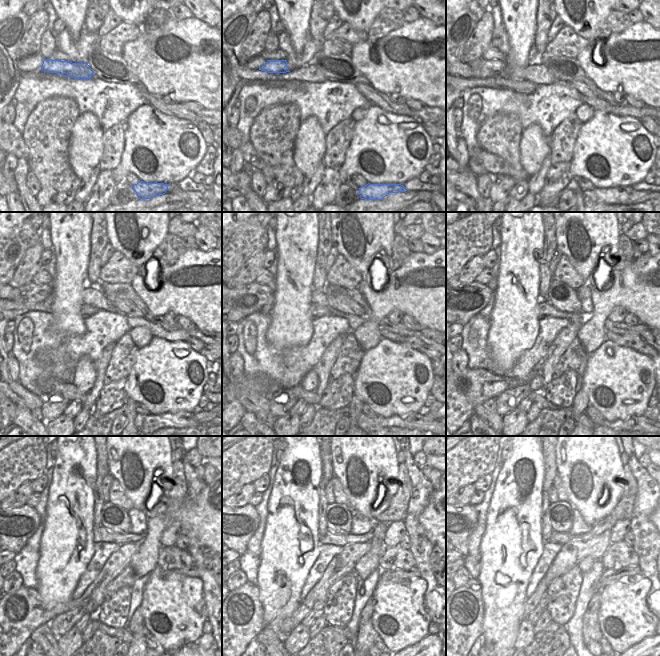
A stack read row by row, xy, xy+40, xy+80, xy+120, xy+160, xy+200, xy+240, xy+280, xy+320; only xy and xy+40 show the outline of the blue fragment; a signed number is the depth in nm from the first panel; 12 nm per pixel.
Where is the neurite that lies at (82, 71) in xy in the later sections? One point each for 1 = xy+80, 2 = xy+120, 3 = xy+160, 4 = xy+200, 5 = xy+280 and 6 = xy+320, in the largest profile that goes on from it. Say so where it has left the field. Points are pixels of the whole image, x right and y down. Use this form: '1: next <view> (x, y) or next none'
1: next xy+80 (480, 66)
2: next xy+120 (27, 293)
3: next xy+160 (250, 293)
4: next xy+200 (474, 292)
5: next xy+280 (242, 518)
6: next xy+320 (466, 516)

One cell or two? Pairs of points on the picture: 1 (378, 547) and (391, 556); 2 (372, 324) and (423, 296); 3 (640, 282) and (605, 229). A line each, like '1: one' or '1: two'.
1: two
2: one
3: two

